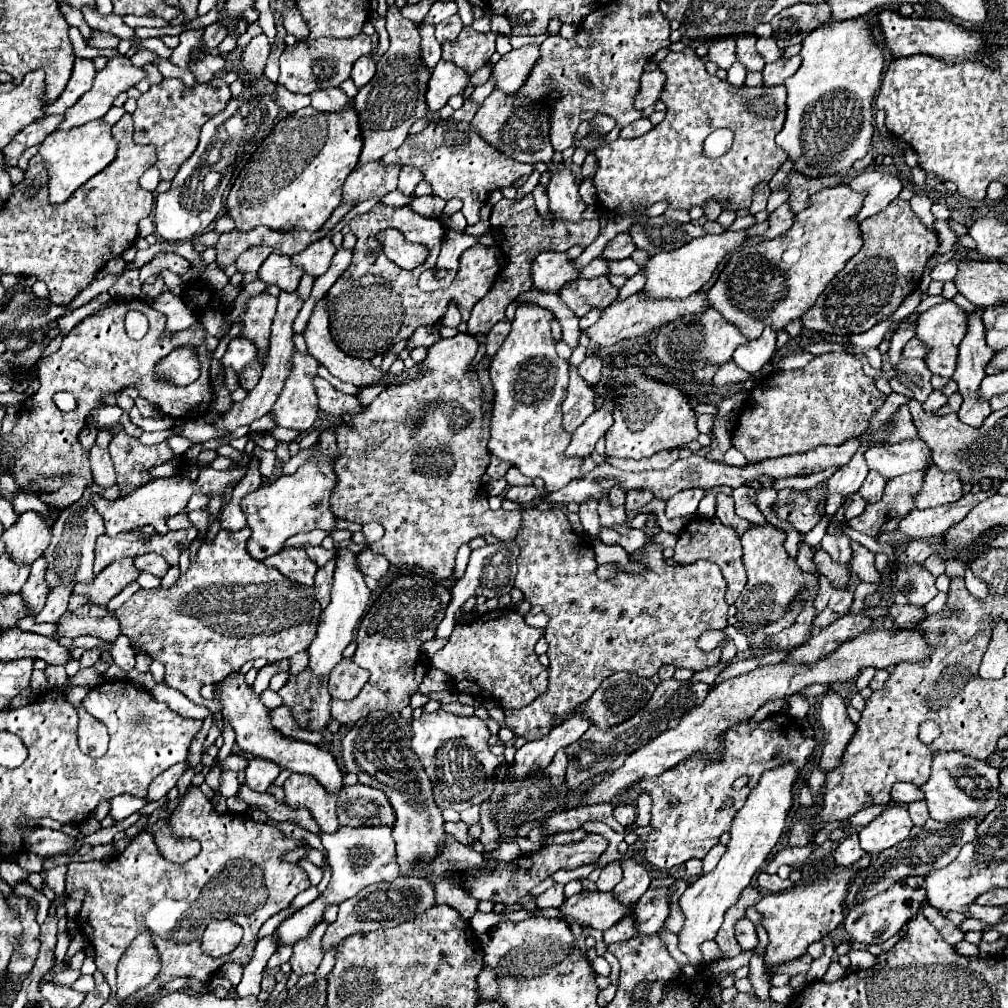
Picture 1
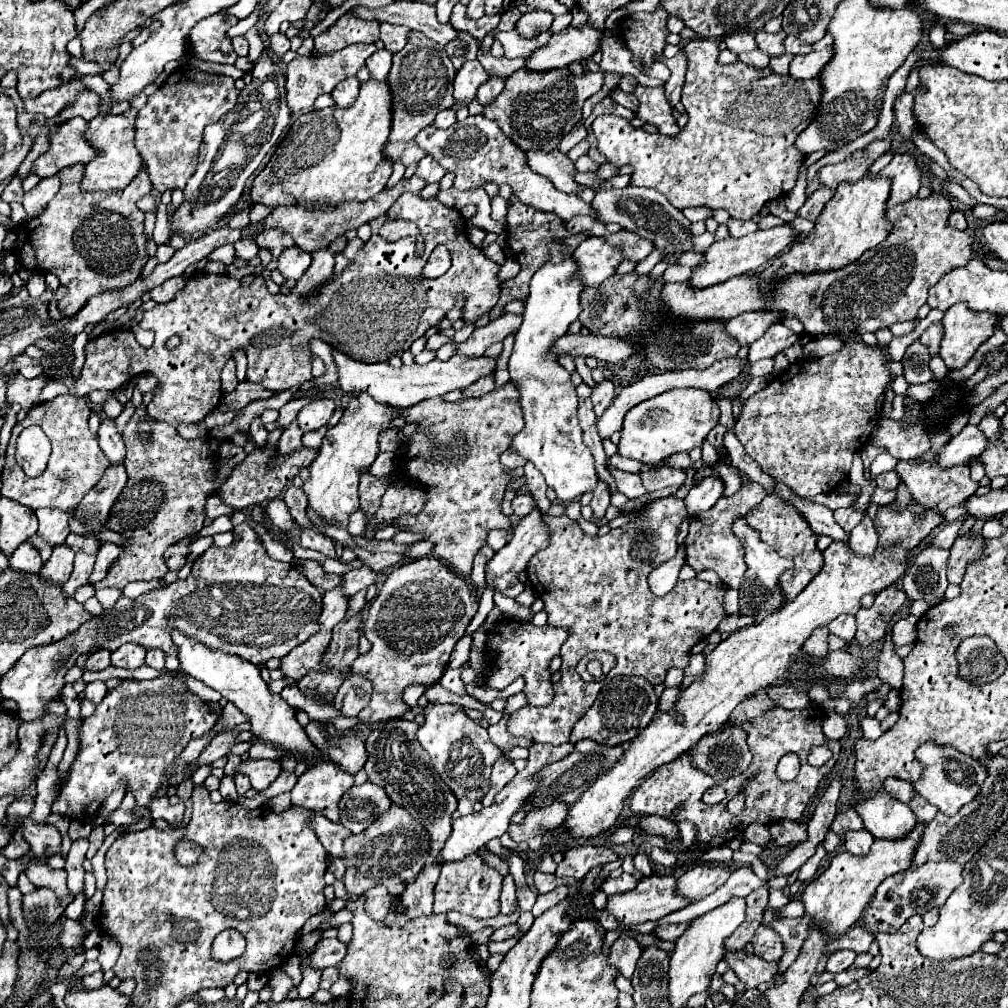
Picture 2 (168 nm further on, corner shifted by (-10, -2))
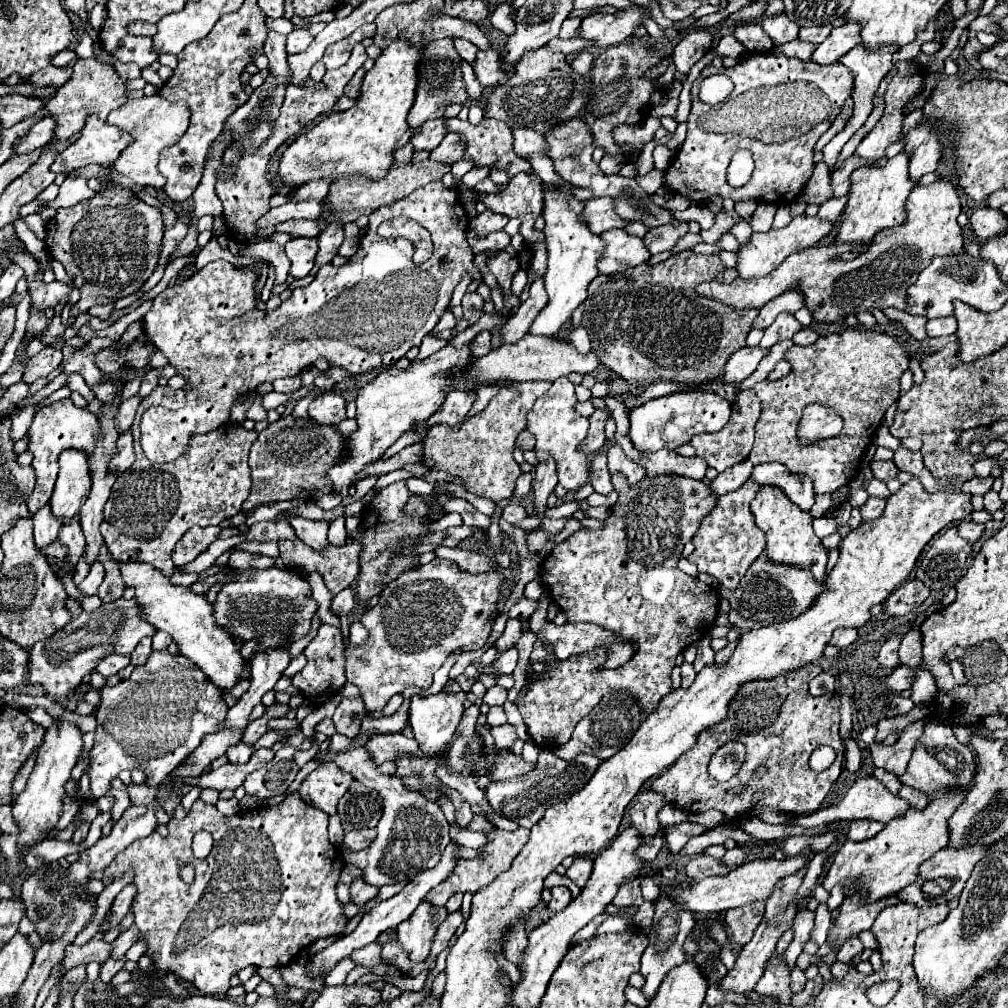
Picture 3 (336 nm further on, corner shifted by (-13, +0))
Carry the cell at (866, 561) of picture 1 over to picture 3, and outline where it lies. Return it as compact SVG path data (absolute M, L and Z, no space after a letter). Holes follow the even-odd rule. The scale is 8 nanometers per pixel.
M868 497L868 501L862 505L860 513L862 513L862 523L866 521L872 521L876 517L880 517L880 513L884 511L884 505L886 501L884 499L878 499L878 497Z

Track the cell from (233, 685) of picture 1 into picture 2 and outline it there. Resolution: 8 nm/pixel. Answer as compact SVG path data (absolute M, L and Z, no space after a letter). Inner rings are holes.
M171 631L171 639L179 649L181 671L185 671L187 675L205 683L207 687L219 691L223 697L227 697L231 703L235 703L249 717L251 733L253 733L255 739L261 739L265 743L281 745L285 751L297 755L297 757L301 753L303 759L307 759L307 761L311 757L319 757L317 747L311 743L311 739L307 737L303 727L297 723L293 707L289 707L281 697L269 693L267 683L261 679L259 669L253 663L249 663L249 661L245 661L237 655L229 655L229 653L223 653L223 651L213 651L207 645L183 635L181 631Z

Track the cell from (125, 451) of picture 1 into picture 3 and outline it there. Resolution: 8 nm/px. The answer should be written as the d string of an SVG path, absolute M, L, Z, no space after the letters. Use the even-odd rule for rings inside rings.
M224 425L218 427L216 431L195 435L190 439L186 453L182 453L178 459L170 463L152 463L144 457L140 449L140 431L138 427L132 427L134 435L134 451L136 451L136 461L134 465L122 473L114 487L108 503L104 505L104 521L100 525L100 533L104 537L104 543L110 551L110 557L118 563L128 563L128 561L138 561L138 563L150 563L162 575L170 577L176 569L172 563L172 549L178 543L178 539L194 525L208 527L208 525L218 525L220 521L236 515L242 509L242 503L246 501L250 493L250 469L248 469L248 451L252 443L256 441L256 431L246 431L242 425Z

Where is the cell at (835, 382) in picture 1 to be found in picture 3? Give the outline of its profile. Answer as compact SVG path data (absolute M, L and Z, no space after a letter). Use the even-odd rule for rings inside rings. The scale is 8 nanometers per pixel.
M846 329L840 335L820 337L810 347L794 345L788 349L786 359L792 365L786 377L762 381L754 387L762 401L762 413L756 423L756 439L748 459L754 465L782 463L792 473L810 477L816 495L834 493L858 475L862 453L880 427L886 409L900 397L900 375L908 369L910 357L896 337L868 329ZM810 403L831 407L844 419L840 435L800 445L796 429L804 407Z

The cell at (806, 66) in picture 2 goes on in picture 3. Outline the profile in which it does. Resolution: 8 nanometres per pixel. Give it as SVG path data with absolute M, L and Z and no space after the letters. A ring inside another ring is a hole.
M856 25L836 27L828 35L828 39L822 45L818 45L818 49L812 53L812 61L818 65L838 63L840 57L846 55L856 45L858 45L858 27Z

